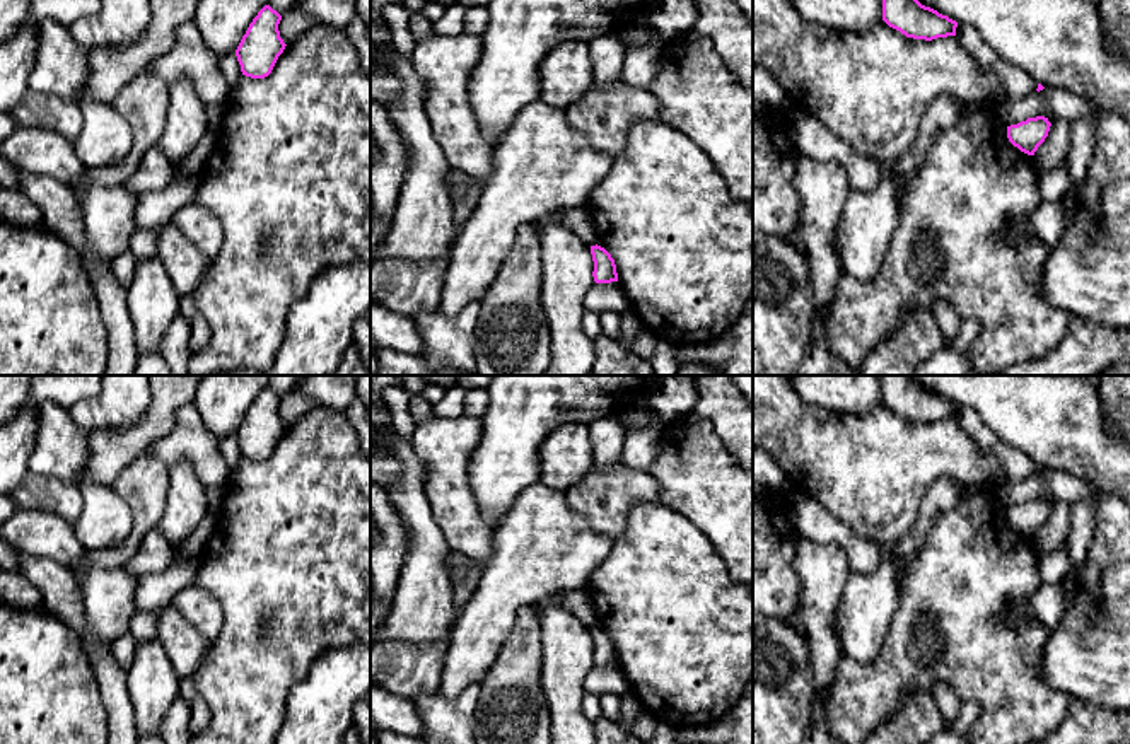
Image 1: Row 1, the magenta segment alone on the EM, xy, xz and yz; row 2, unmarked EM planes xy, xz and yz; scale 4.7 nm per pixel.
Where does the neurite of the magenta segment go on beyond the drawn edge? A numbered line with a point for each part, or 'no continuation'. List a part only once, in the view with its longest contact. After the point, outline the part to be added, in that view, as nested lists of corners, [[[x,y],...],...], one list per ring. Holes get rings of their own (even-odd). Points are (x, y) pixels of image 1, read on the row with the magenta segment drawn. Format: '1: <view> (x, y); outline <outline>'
no continuation

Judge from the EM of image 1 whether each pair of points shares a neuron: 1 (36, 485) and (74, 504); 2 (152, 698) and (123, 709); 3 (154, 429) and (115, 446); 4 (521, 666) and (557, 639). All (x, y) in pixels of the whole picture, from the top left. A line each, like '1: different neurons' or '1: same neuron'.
1: same neuron
2: different neurons
3: same neuron
4: different neurons

